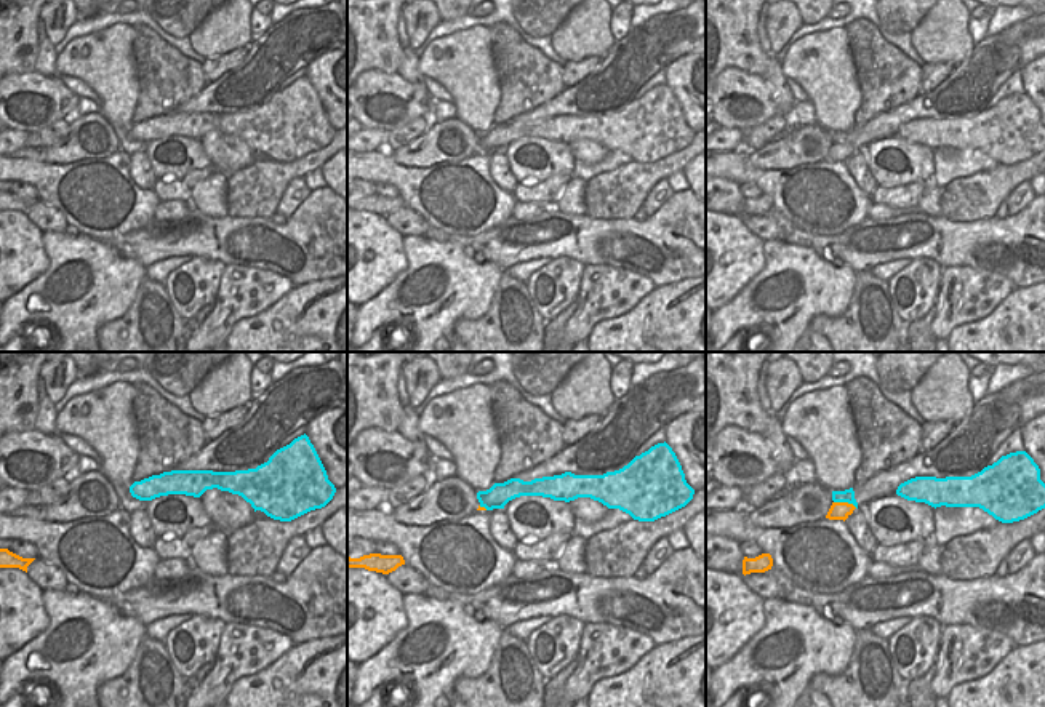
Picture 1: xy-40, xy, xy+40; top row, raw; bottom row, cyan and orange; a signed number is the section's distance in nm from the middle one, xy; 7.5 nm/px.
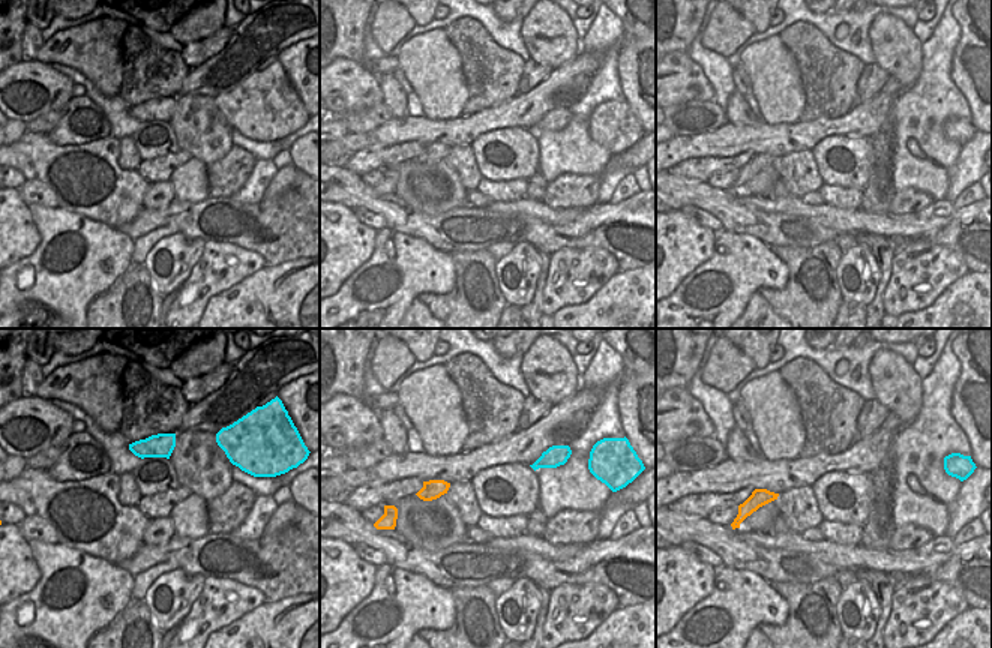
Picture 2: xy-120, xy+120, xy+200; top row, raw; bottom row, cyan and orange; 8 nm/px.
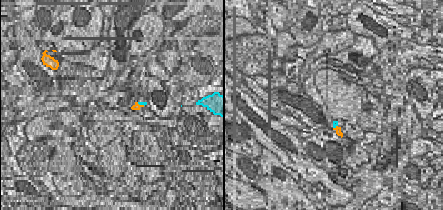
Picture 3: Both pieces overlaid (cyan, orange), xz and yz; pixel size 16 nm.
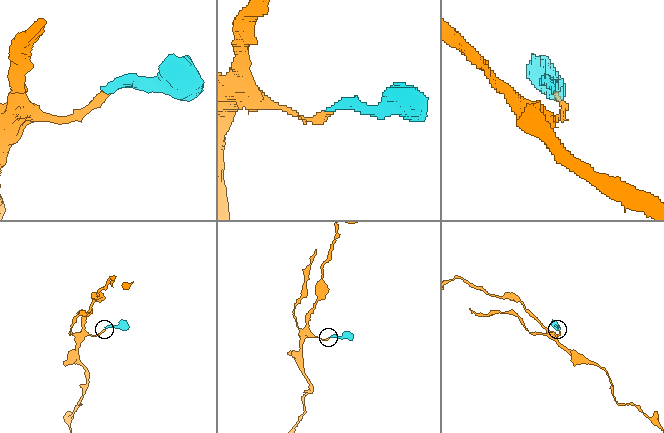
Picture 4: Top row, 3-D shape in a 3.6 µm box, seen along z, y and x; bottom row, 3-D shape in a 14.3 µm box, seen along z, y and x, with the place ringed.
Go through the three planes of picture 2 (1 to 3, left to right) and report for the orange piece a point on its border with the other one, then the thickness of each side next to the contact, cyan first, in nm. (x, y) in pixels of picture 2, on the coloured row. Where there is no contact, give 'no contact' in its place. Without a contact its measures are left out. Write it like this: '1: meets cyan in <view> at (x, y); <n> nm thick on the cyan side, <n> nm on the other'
1: no contact
2: no contact
3: no contact

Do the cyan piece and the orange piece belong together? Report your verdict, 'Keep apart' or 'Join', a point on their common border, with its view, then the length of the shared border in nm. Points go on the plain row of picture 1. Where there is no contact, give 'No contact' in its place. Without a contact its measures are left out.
Join. Touches cyan at xy+40 (845, 143). Shared border 190 nm.

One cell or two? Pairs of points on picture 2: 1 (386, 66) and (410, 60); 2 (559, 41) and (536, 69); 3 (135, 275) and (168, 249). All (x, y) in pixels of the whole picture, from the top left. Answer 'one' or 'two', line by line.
1: two
2: two
3: two

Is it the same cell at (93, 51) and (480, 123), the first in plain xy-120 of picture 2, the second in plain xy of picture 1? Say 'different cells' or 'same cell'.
same cell

